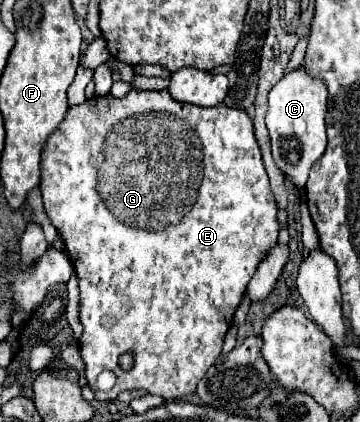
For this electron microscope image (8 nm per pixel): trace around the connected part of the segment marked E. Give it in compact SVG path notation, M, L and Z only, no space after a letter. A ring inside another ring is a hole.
M132 88L124 98L114 98L114 96L94 96L94 98L90 98L90 100L86 100L86 102L82 102L82 104L78 104L78 106L70 106L68 108L68 112L66 112L66 116L64 116L64 120L60 122L60 126L56 128L56 132L52 134L52 136L48 136L48 142L46 142L46 146L44 146L44 152L42 152L42 160L40 160L42 164L40 164L40 170L42 170L42 174L40 174L40 192L44 194L44 210L46 210L46 214L48 214L48 218L50 218L50 222L54 224L54 228L58 230L58 234L62 236L62 242L64 242L64 252L68 254L68 260L72 260L72 266L74 266L74 272L76 272L76 276L78 276L78 284L80 284L80 322L82 322L82 326L84 326L84 332L82 332L82 336L80 336L80 352L82 352L82 358L84 358L84 364L86 364L86 380L88 380L88 384L90 384L90 388L96 388L96 378L98 378L98 374L102 372L102 370L110 370L110 372L114 372L116 374L116 384L112 386L112 390L108 390L108 392L100 392L98 388L94 390L94 394L96 394L96 398L98 400L116 400L116 396L120 394L120 392L124 392L124 390L134 390L134 388L144 388L144 390L148 390L150 394L158 394L158 396L162 396L164 400L176 400L176 398L182 398L182 396L188 396L188 394L192 394L194 390L196 390L196 384L204 378L204 374L206 374L206 370L214 364L214 360L220 356L220 352L222 352L222 340L224 340L224 334L228 332L228 328L232 326L232 316L234 316L234 312L236 312L236 308L238 308L238 304L240 304L240 300L242 300L242 296L244 296L244 292L246 292L246 284L250 282L250 278L254 276L254 272L256 272L256 268L258 268L258 264L260 264L260 260L266 256L266 252L268 252L268 248L270 246L274 246L276 244L276 240L278 240L278 218L276 218L276 212L278 212L278 206L276 206L276 200L274 200L274 194L270 192L270 184L268 184L268 176L266 176L266 170L264 170L264 164L262 164L262 156L260 156L260 148L258 148L258 142L256 142L256 138L254 138L254 128L252 128L252 120L250 120L250 116L244 112L244 110L238 110L238 108L228 108L226 104L218 104L218 106L214 106L214 108L200 108L200 106L194 106L194 104L184 104L184 102L176 102L176 100L172 100L172 96L170 96L170 92L168 90L160 90L160 92L148 92L148 90L136 90L136 88ZM158 112L162 112L162 114L170 114L170 116L178 116L182 122L188 122L188 126L190 128L184 128L184 124L176 124L176 120L152 120L152 116L140 116L140 120L126 120L126 118L130 118L130 116L138 116L138 114L158 114ZM192 132L192 136L196 136L196 144L200 144L200 180L192 180L192 184L196 184L196 200L192 200L192 208L188 208L188 212L184 212L184 220L176 220L176 224L164 224L164 228L160 228L160 232L148 232L148 228L132 228L132 224L124 224L124 220L116 220L116 216L112 216L112 208L108 208L108 204L104 204L104 196L100 196L100 178L104 178L104 174L106 172L124 172L124 170L130 170L130 172L146 172L148 170L148 160L152 160L152 154L148 154L148 152L156 152L156 156L162 156L162 142L168 142L168 138L172 136L172 134L190 134ZM144 136L154 136L154 148L150 148L152 144L144 144ZM128 140L130 140L130 144L134 144L134 146L140 146L140 148L130 148L130 152L128 152L128 164L126 162L122 162L122 156L126 154L124 150L120 152L118 148L128 148ZM134 150L146 150L146 154L148 154L148 158L144 160L144 156L142 156L142 152L138 152L138 156L136 156L136 160L134 160ZM124 352L134 352L134 366L128 370L128 372L124 372L122 368L120 368L120 364L118 364L118 358L124 354Z

